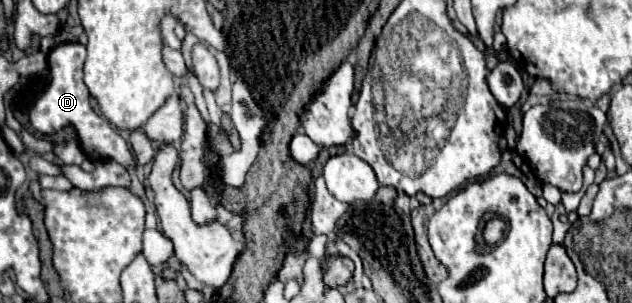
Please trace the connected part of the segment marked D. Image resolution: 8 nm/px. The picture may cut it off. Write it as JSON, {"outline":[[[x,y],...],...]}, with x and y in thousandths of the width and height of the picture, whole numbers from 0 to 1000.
{"outline":[[[123,139],[95,145],[76,178],[76,218],[79,218],[82,271],[79,271],[76,297],[51,350],[47,409],[51,409],[54,429],[60,429],[66,442],[85,442],[95,422],[114,409],[120,422],[120,436],[123,436],[123,462],[130,475],[130,495],[136,502],[139,521],[146,521],[146,528],[177,521],[177,528],[190,535],[193,548],[209,548],[212,515],[206,502],[206,482],[174,416],[174,403],[168,389],[155,383],[149,370],[149,356],[142,350],[142,304],[139,304],[139,290],[136,290],[136,277],[130,264],[133,198],[136,198],[136,158]]]}

